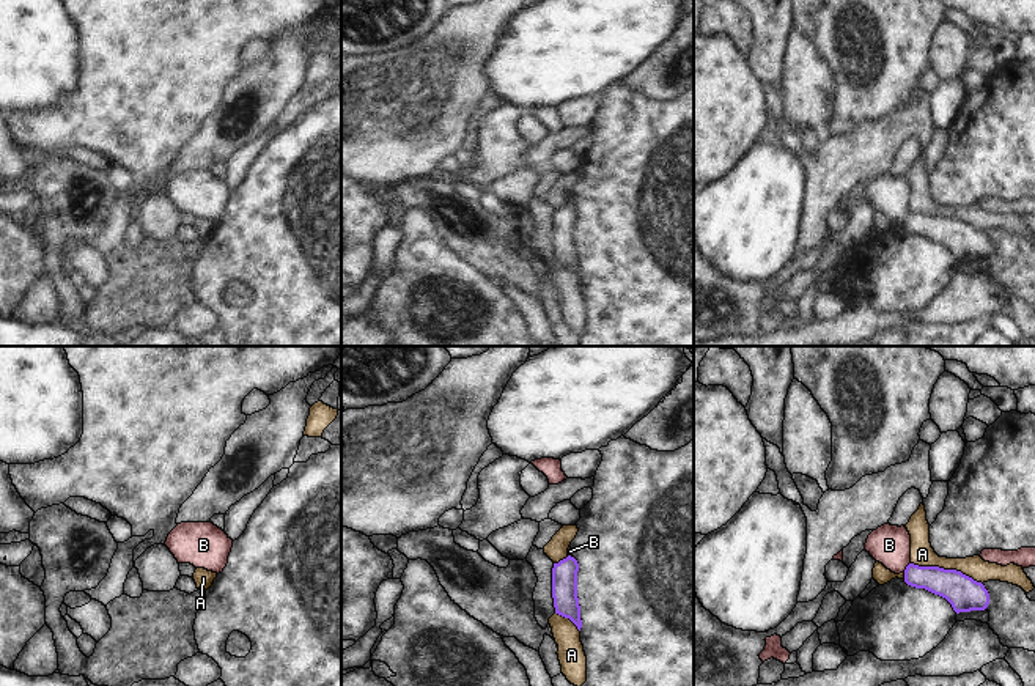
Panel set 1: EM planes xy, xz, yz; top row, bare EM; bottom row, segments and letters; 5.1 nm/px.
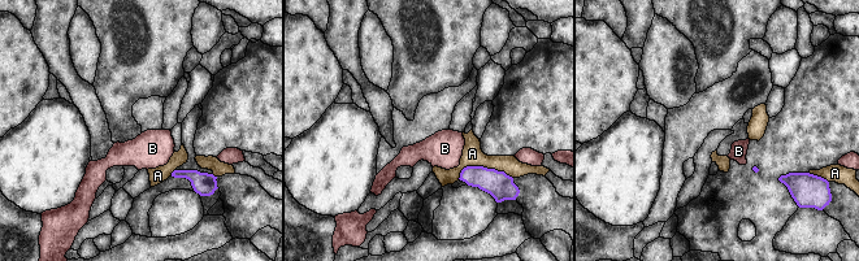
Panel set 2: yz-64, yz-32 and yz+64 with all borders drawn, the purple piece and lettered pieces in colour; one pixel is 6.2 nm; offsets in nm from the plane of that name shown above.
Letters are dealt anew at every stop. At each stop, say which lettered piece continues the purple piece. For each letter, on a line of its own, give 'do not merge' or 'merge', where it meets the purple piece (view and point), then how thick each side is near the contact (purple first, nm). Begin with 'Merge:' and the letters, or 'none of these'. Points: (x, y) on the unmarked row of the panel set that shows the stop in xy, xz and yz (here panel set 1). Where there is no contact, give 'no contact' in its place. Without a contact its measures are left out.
Merge: B
A: do not merge | yz (947, 217) | 170/120 nm
B: merge | yz (906, 214) | 160/200 nm

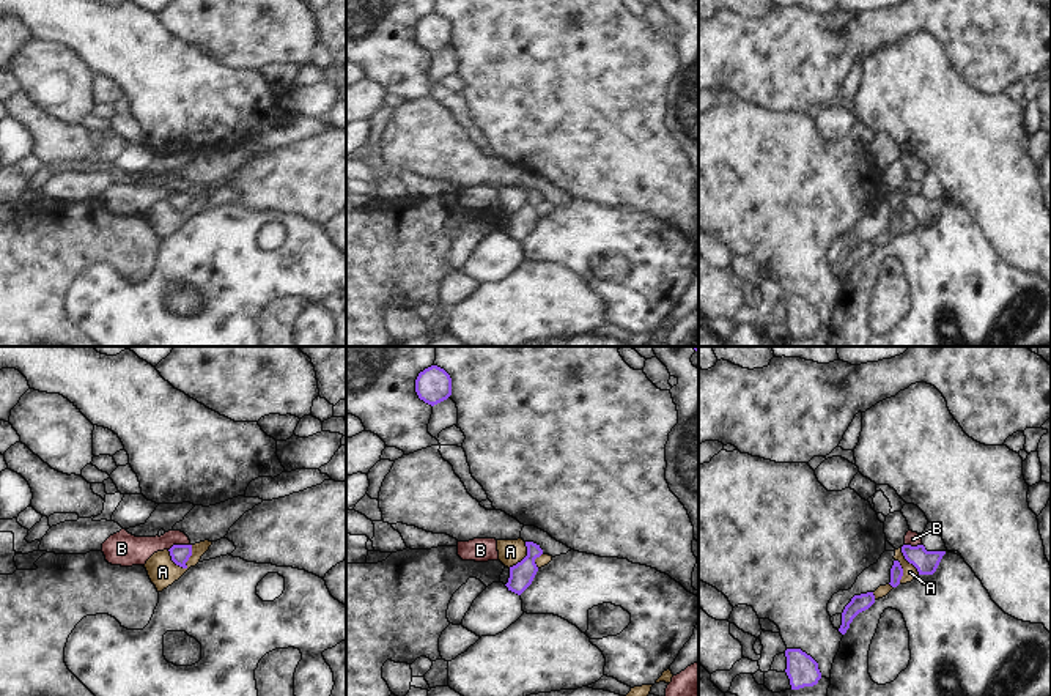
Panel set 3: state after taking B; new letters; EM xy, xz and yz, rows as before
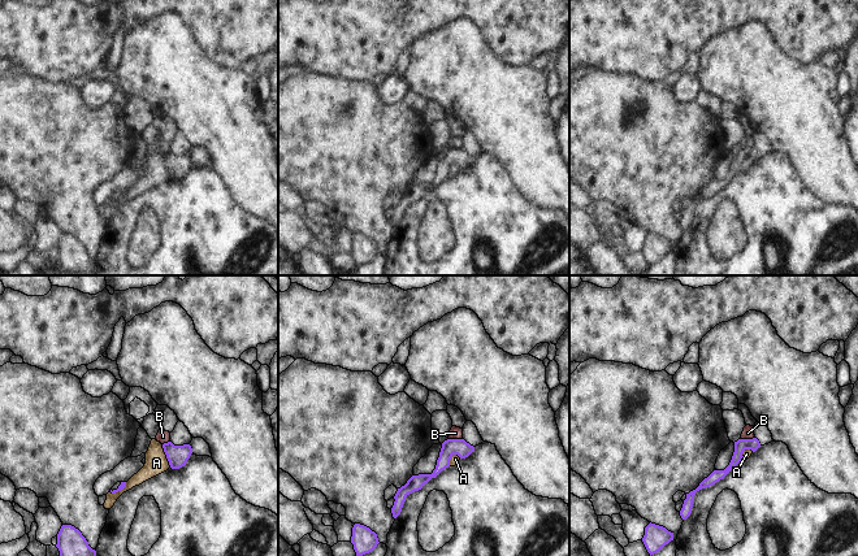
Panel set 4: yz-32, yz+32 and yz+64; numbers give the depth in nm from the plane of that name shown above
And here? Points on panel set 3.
Merge: none of these
A: do not merge | xy (175, 210) | 100/150 nm
B: do not merge | xy (178, 192) | 100/160 nm

